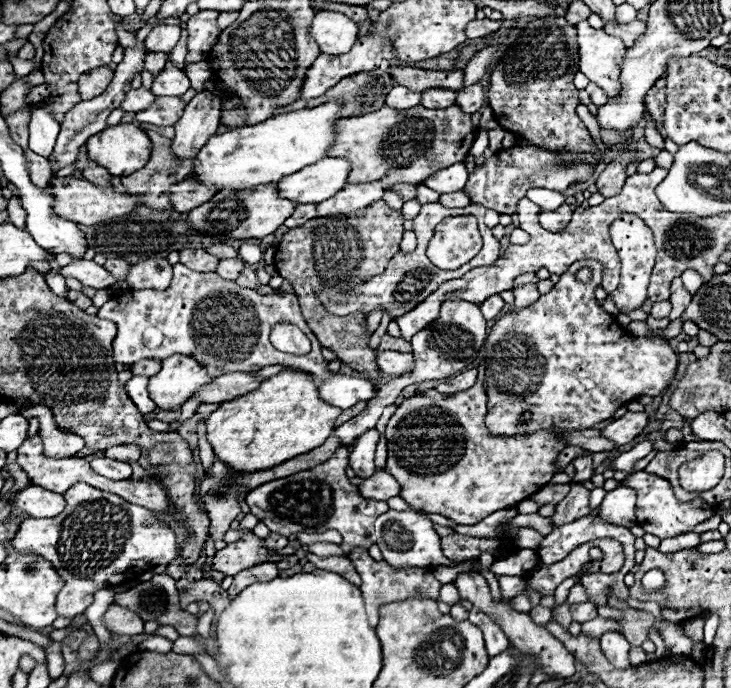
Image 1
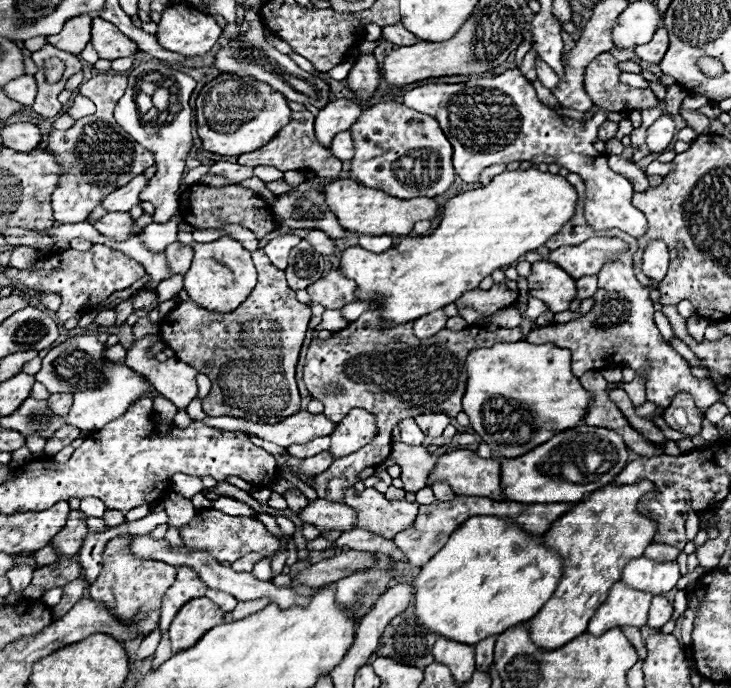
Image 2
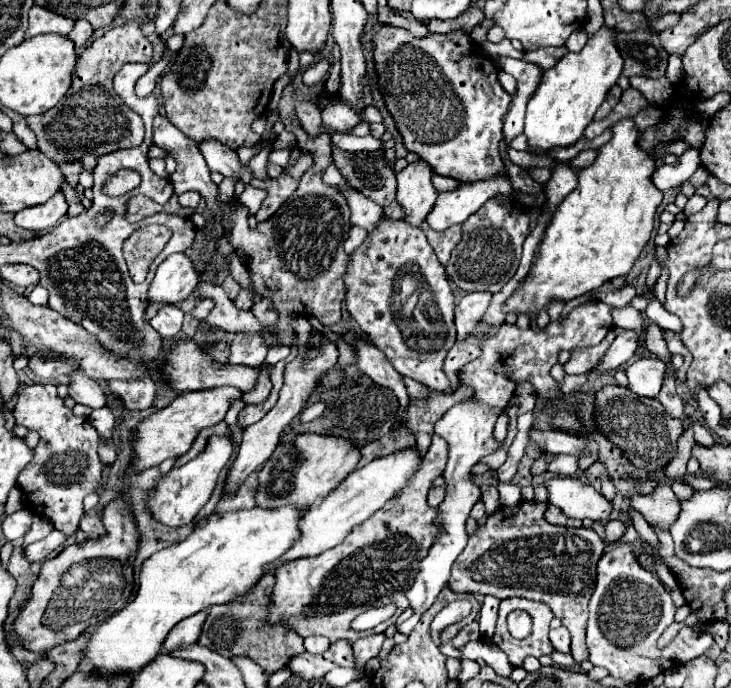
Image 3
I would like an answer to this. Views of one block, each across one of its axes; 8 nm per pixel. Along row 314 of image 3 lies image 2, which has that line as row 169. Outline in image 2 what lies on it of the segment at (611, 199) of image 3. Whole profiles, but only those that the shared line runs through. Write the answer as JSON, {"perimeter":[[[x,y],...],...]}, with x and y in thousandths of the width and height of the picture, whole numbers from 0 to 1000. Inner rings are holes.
{"perimeter":[[[736,244],[703,250],[692,247],[676,256],[676,262],[668,270],[640,276],[616,288],[605,302],[605,320],[599,331],[585,343],[555,346],[542,360],[523,368],[503,366],[492,358],[471,363],[465,378],[465,395],[487,410],[490,439],[509,439],[514,448],[523,451],[520,477],[558,471],[575,462],[577,456],[618,442],[635,424],[654,419],[654,413],[676,392],[692,390],[700,381],[706,381],[714,369],[744,358],[744,352],[755,340],[761,340],[777,323],[777,317],[785,314],[788,291],[788,276],[774,265],[774,259],[763,253],[739,250]]]}

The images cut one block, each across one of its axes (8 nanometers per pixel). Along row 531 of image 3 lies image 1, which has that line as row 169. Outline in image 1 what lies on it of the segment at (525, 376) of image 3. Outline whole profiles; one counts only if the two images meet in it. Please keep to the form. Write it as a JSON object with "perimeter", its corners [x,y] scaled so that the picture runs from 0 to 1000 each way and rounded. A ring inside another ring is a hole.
{"perimeter":[[[624,235],[607,247],[599,247],[594,253],[588,253],[580,267],[602,282],[613,282],[613,279],[627,279],[637,270],[637,262],[640,262],[640,250],[637,250],[637,241],[635,235]]]}

